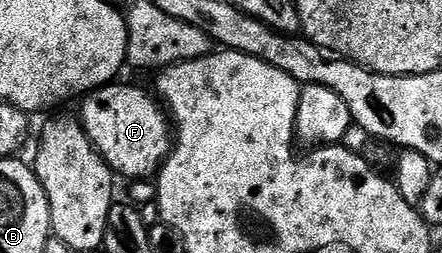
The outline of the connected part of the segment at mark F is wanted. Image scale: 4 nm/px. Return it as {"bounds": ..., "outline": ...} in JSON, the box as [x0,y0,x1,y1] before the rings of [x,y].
{"bounds":[79,82,175,178],"outline":[[[112,82],[84,97],[79,119],[97,153],[114,173],[130,178],[153,178],[169,157],[175,143],[171,120],[166,109],[152,91],[128,88],[122,82]]]}

